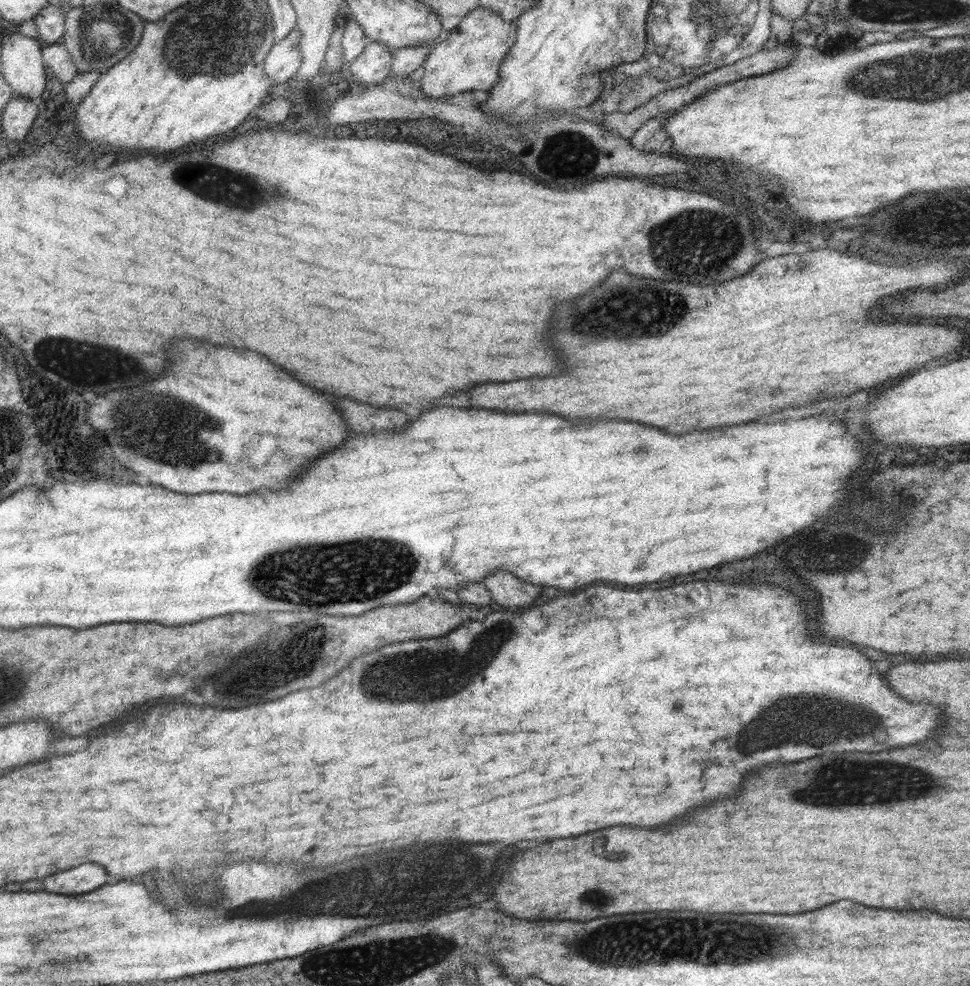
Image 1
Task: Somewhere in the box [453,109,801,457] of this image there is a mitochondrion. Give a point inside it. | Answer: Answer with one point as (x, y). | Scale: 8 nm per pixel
(672, 240)

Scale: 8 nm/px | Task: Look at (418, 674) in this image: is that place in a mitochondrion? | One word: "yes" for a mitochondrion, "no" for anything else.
yes

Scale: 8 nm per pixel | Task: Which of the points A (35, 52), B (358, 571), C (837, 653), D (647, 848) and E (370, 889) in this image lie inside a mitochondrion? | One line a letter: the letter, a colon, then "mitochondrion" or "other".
A: other
B: mitochondrion
C: other
D: other
E: mitochondrion

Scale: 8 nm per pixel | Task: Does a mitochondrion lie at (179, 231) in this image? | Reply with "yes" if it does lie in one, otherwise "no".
no

